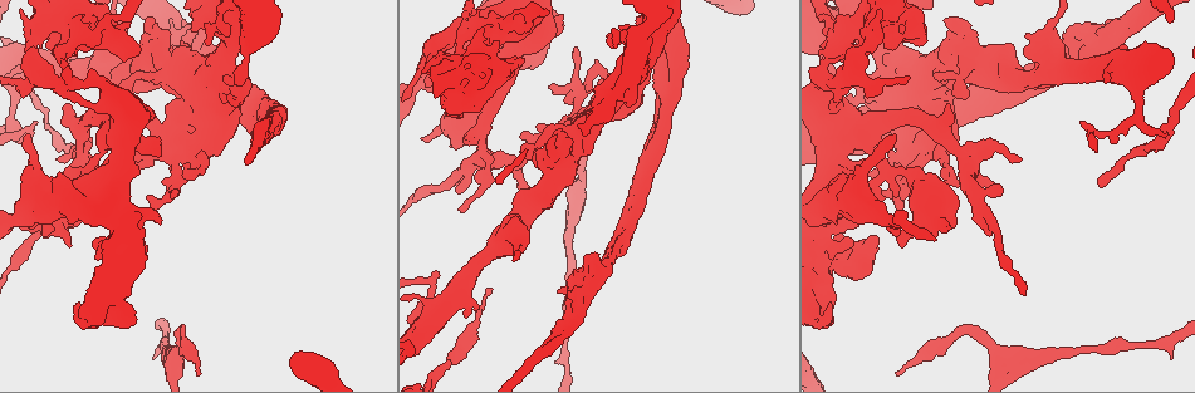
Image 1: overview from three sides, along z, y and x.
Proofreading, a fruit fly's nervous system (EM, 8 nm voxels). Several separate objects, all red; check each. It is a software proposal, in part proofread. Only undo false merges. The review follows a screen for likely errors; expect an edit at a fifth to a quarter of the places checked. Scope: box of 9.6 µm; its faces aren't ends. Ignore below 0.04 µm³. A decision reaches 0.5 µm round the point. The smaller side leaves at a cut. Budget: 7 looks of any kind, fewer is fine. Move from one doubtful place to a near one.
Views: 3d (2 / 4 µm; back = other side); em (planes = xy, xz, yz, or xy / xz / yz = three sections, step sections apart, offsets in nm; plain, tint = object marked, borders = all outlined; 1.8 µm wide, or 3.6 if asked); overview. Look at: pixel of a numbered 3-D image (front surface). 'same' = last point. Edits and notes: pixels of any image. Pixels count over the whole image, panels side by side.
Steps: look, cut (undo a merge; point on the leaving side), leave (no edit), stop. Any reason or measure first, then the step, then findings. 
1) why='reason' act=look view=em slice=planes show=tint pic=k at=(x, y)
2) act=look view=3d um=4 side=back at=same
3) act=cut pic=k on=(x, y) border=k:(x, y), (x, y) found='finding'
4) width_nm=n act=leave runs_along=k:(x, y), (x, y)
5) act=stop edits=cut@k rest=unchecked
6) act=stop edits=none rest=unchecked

why='closes a loop' act=look view=3d um=4 pic=1 at=(180, 100)

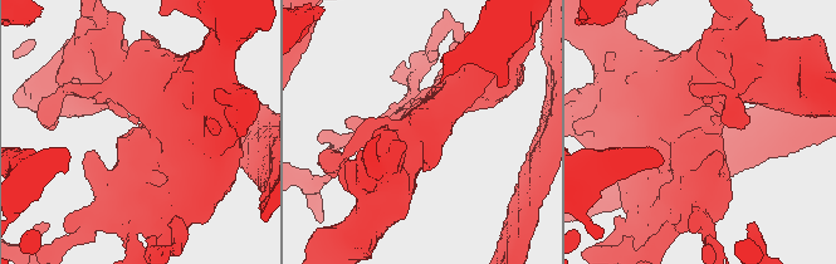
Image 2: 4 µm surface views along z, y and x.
arm_widths_nm=400,440 act=look view=em slice=xy step=4 show=tint pic=2 at=(148, 134)

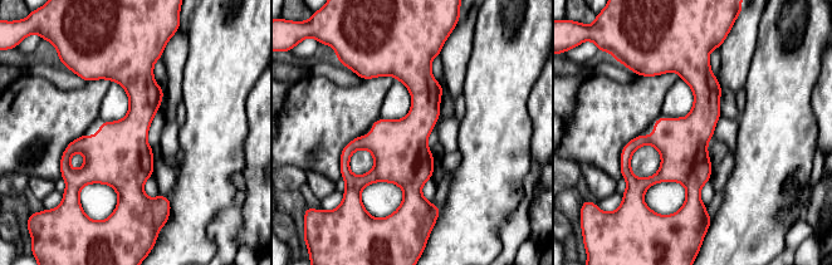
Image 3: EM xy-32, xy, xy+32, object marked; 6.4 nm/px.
why='another direction' act=look view=em slice=planes show=tint at=same

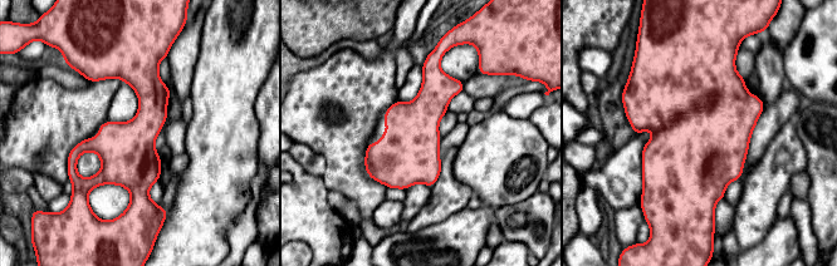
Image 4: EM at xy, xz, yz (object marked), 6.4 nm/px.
act=leave runs_along=4:(133, 59), (147, 84), (146, 210) found='one neuron here'

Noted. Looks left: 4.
act=look view=em slice=planes show=tint pic=1 at=(574, 196)

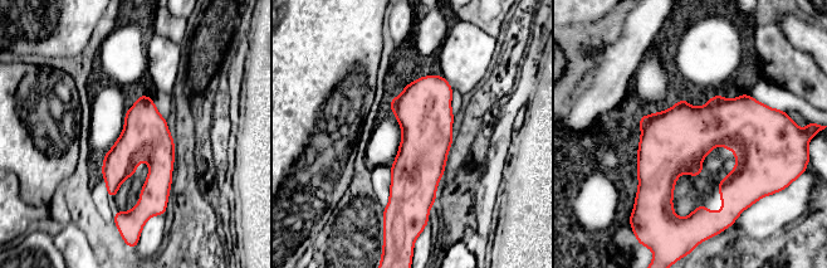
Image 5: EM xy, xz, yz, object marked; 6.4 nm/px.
act=leave found='all the same neuron'

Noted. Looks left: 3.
why='abrupt turn' act=look view=em um=3.6 slice=planes show=plain pic=1 at=(469, 74)

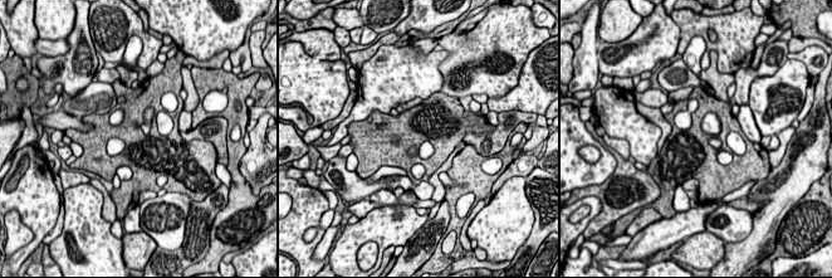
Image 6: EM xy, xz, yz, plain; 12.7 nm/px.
act=look view=em um=3.6 slice=planes show=tint at=same

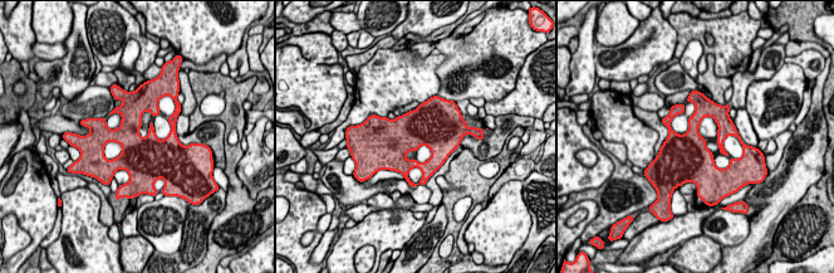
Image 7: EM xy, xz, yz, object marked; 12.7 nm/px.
width_nm=420 act=leave found='one neuron here'

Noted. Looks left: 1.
act=stop edits=none rest=unchecked

